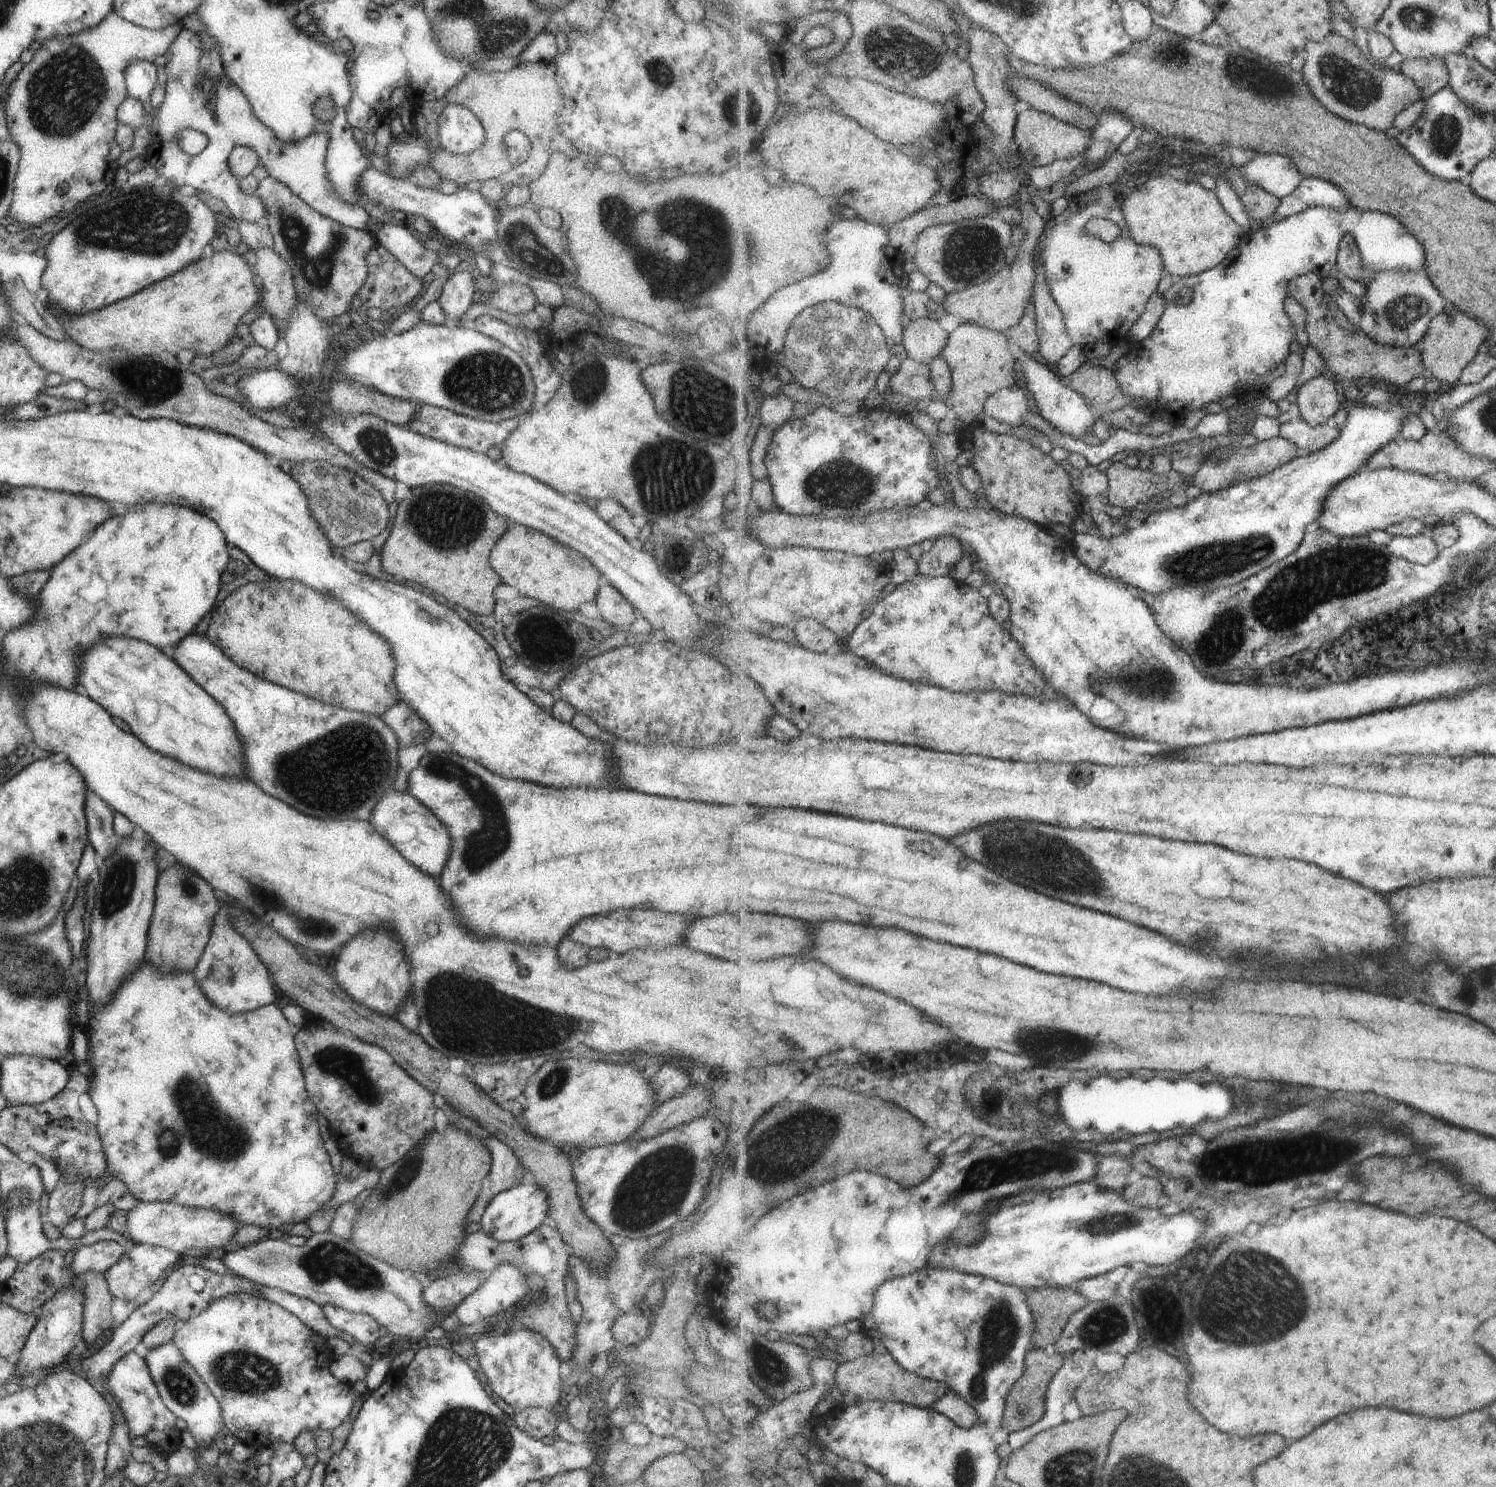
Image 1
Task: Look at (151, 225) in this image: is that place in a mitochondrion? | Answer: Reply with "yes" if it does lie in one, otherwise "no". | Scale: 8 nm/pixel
yes

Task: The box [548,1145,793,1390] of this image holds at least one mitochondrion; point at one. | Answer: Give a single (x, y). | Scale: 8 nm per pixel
(771, 1363)

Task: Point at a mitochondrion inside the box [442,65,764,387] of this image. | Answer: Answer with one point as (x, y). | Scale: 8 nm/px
(707, 229)

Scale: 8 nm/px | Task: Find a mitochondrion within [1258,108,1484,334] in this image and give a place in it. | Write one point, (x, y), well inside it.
(1445, 132)

